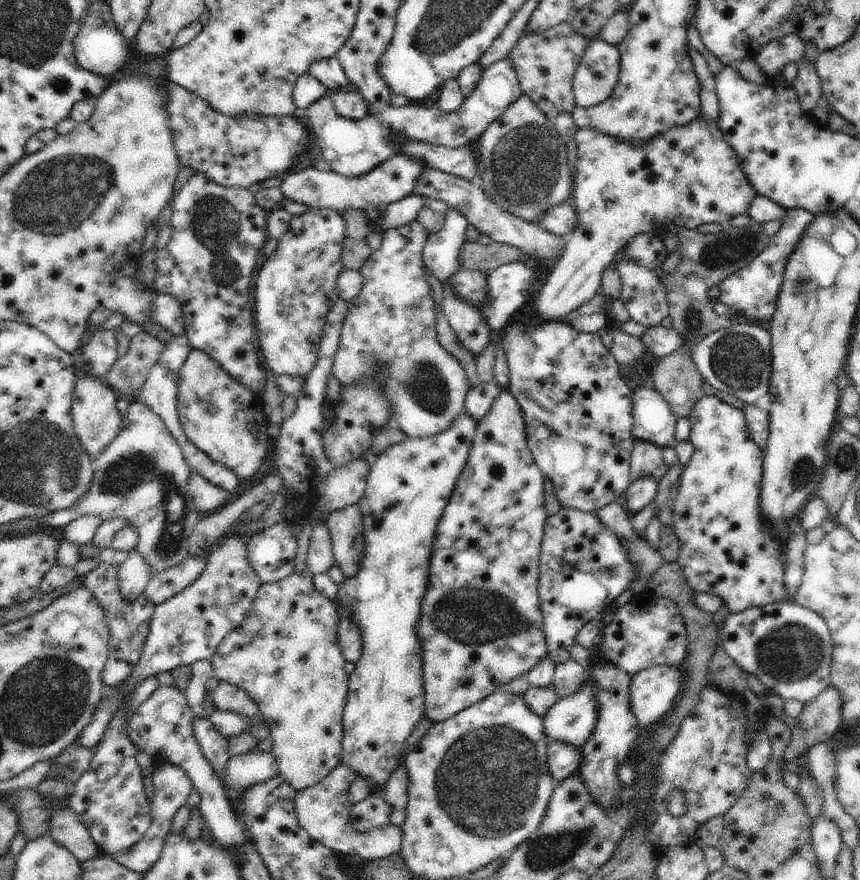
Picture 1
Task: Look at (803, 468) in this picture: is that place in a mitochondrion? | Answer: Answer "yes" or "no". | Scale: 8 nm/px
yes

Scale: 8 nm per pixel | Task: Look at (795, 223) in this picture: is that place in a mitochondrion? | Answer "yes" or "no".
no

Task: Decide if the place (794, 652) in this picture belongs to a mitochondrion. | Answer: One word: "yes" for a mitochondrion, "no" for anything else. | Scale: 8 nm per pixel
yes

